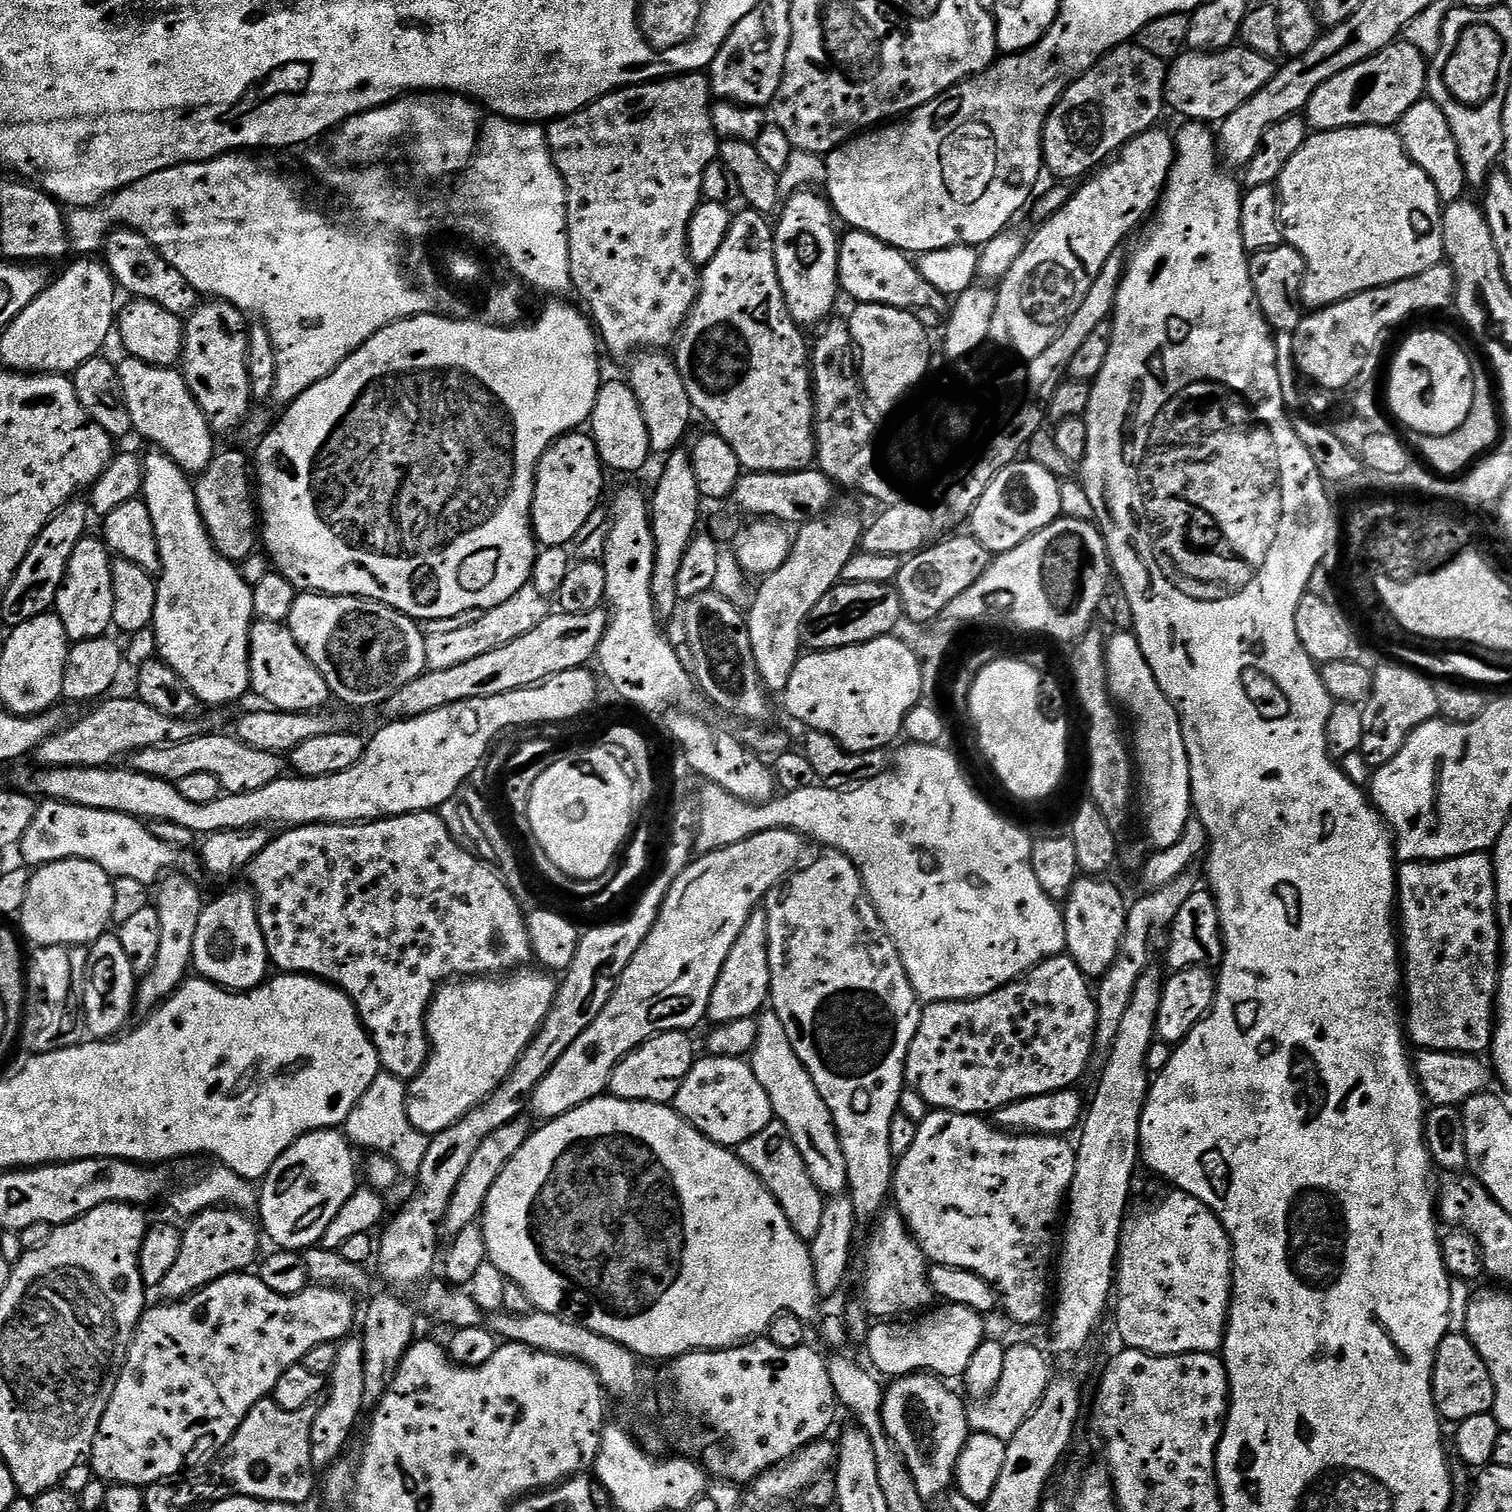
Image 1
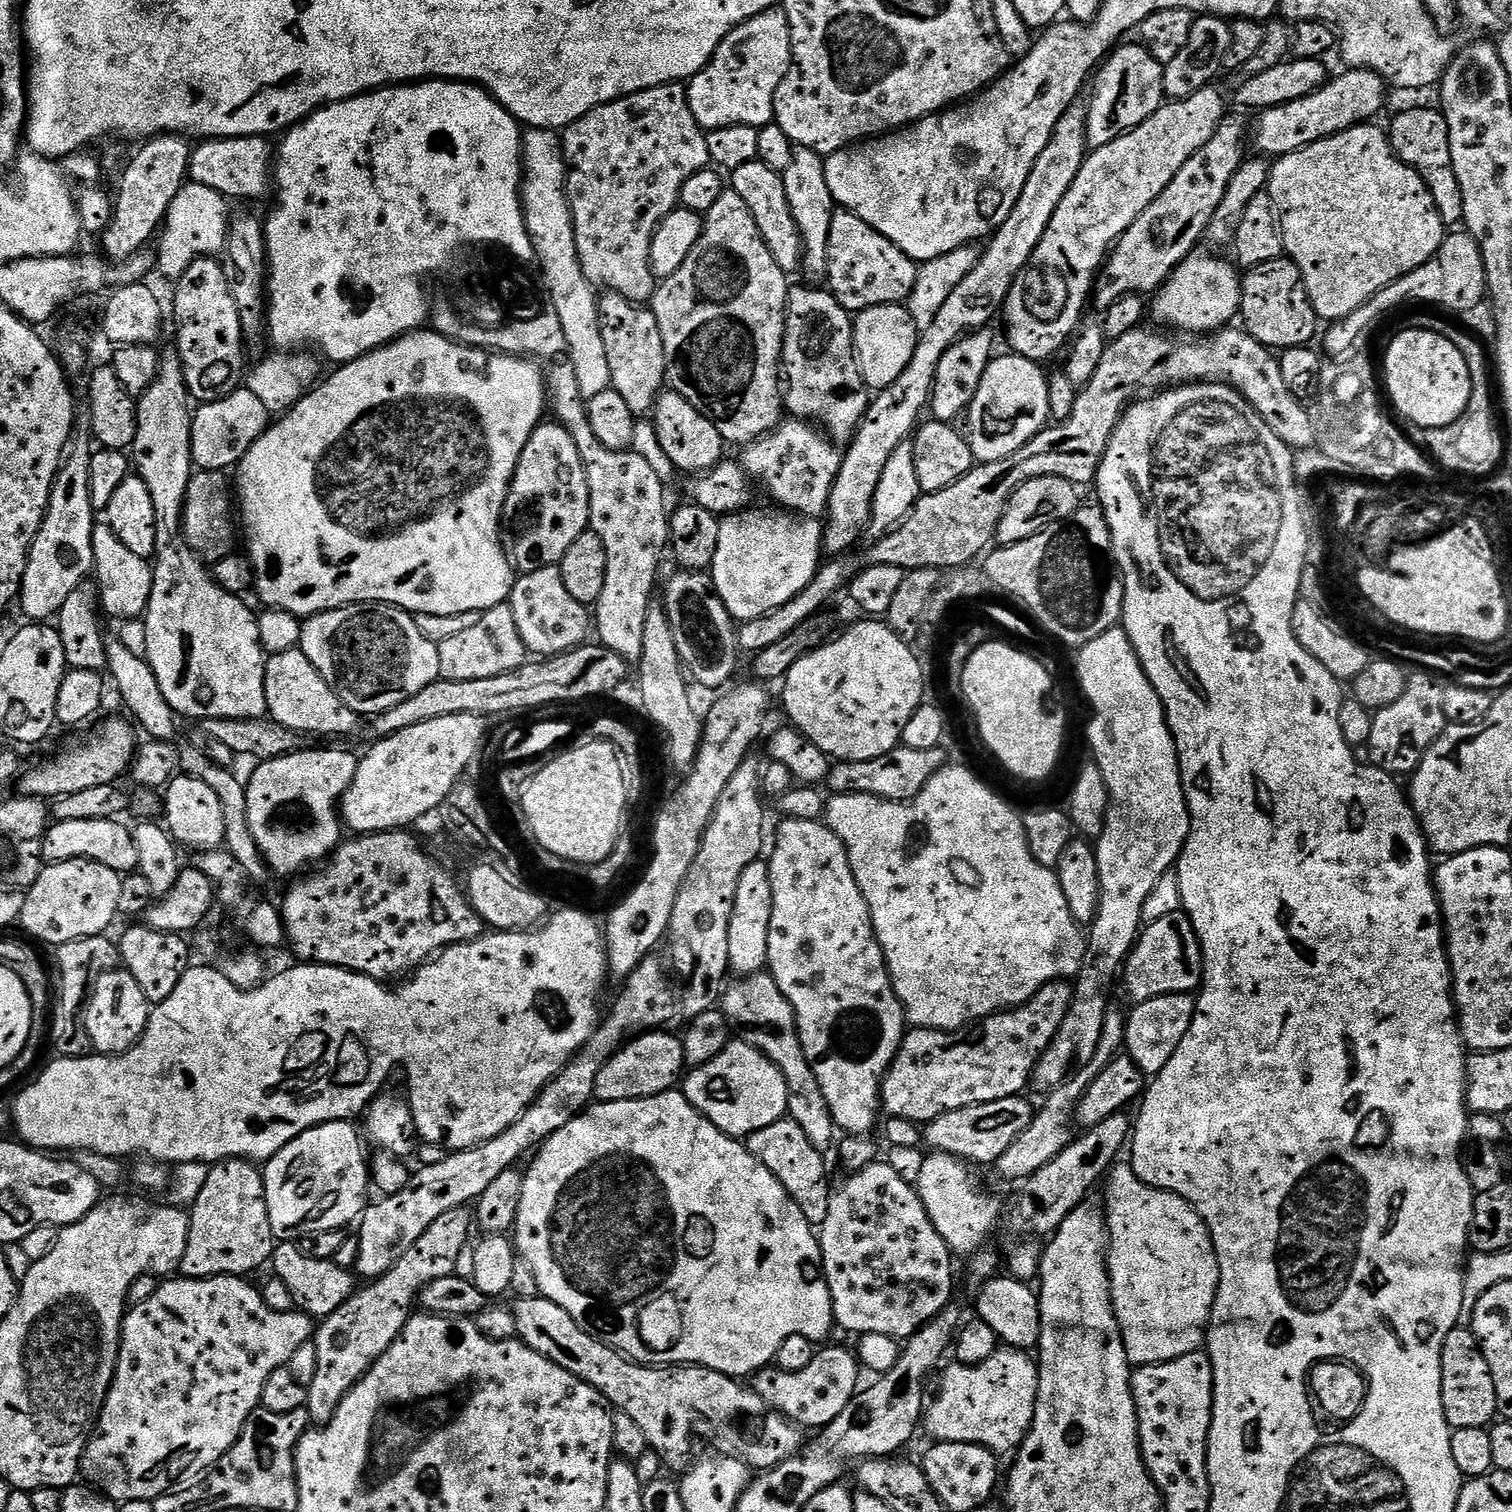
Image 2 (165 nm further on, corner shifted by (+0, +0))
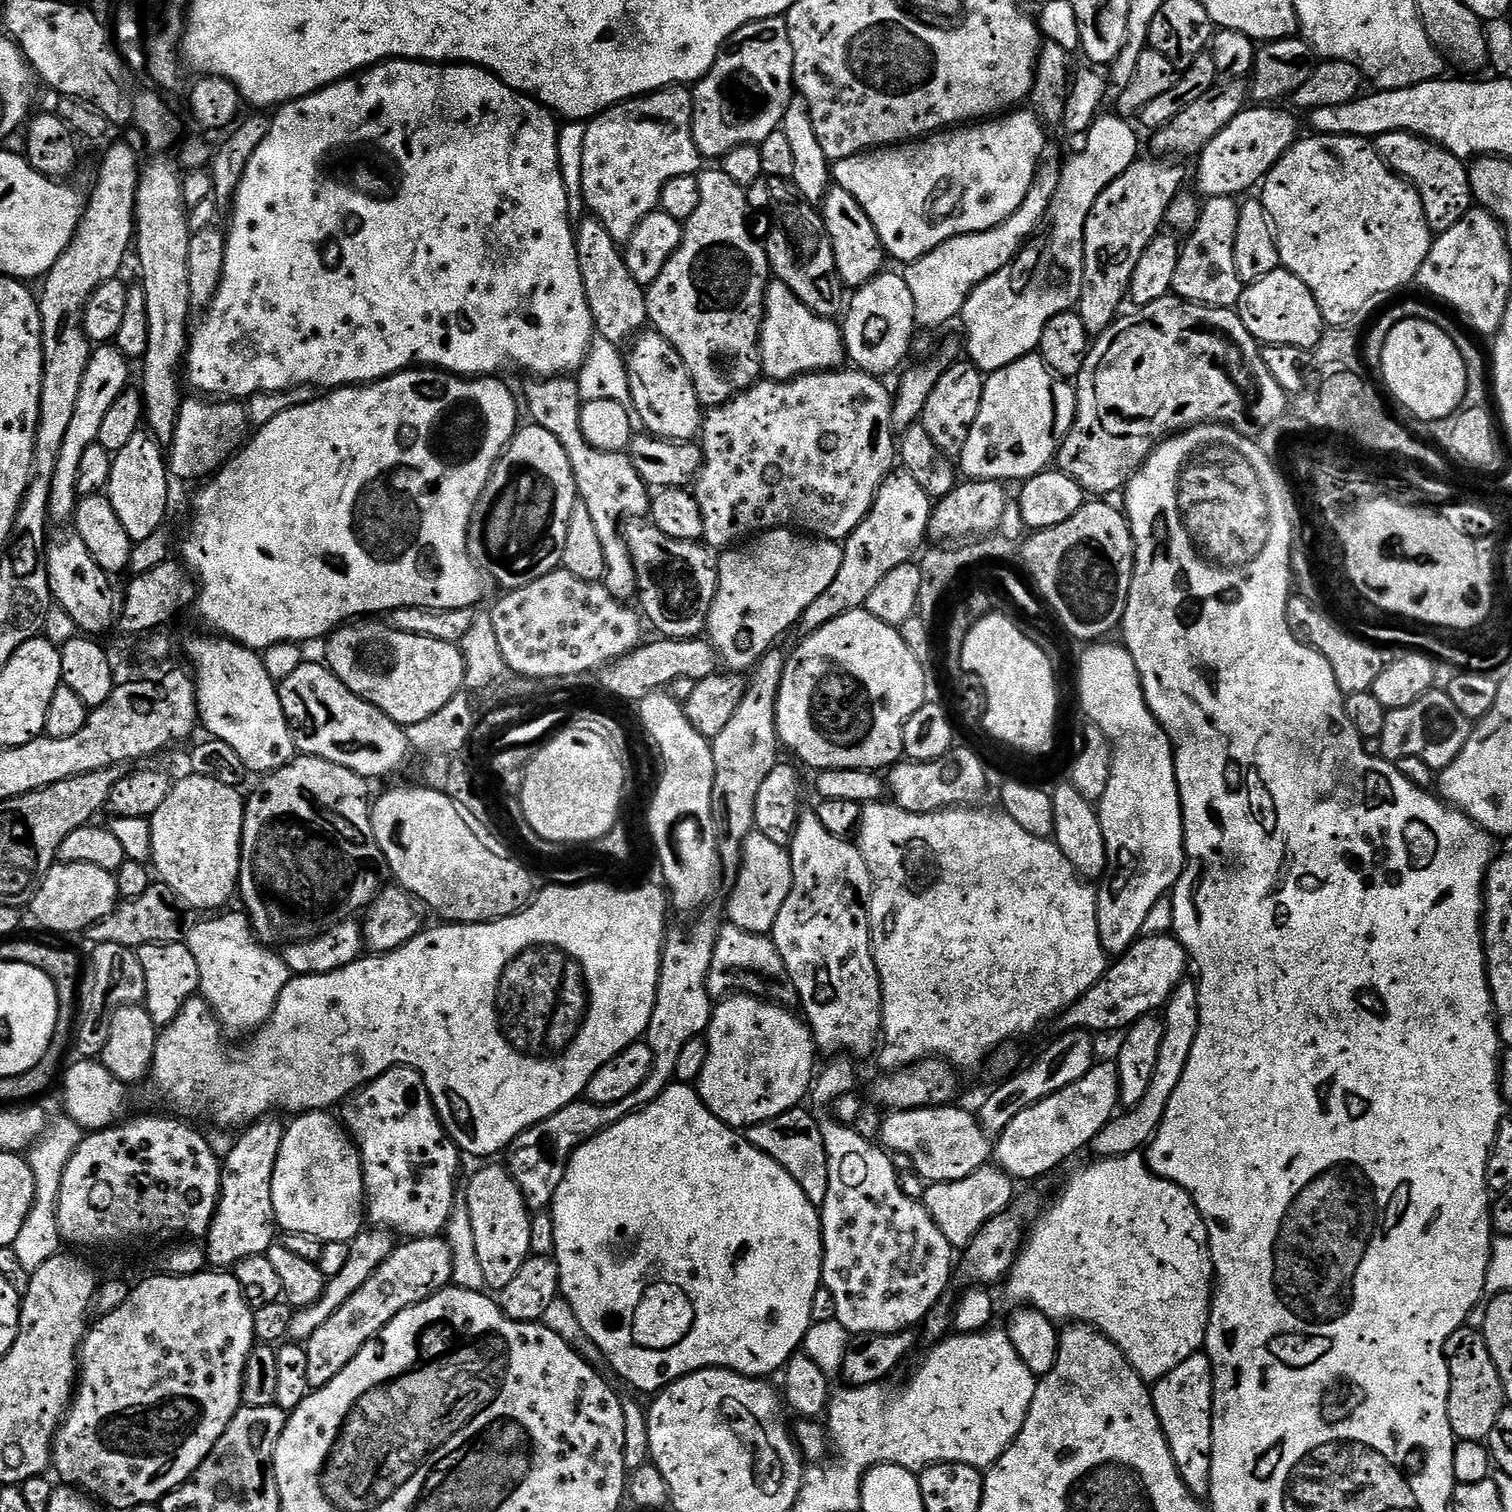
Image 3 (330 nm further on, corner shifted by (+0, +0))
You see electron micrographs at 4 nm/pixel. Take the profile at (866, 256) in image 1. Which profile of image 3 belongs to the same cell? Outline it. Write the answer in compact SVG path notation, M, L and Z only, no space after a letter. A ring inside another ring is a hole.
M835 184L830 187L822 201L820 213L827 236L830 238L831 248L834 250L835 268L847 289L860 288L883 271L886 253L881 239L878 238L869 216L861 210L857 200L848 190L843 190Z

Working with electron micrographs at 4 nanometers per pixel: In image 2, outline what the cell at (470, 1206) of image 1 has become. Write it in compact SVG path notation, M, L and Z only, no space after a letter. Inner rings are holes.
M467 1207L455 1208L453 1212L442 1214L398 1258L398 1262L385 1276L365 1283L359 1290L353 1292L334 1314L323 1317L314 1332L314 1343L318 1350L318 1371L314 1373L314 1382L308 1387L308 1419L313 1425L323 1426L334 1418L342 1398L350 1394L353 1386L361 1380L376 1360L390 1350L390 1346L402 1334L414 1315L414 1305L420 1292L430 1282L438 1278L453 1275L458 1266L458 1254L462 1254L462 1246L470 1243L468 1235L474 1232L474 1216ZM364 1288L364 1289L363 1289Z

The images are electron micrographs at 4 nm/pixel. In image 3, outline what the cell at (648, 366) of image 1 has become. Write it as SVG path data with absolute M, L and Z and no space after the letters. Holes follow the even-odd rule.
M584 218L575 225L574 231L578 266L582 270L582 286L586 290L595 331L599 339L608 340L617 346L623 345L623 340L631 341L648 324L648 298L645 285L634 282L634 274L630 274L626 266L621 245L617 244L614 238L610 238L610 234L606 234L606 226L602 226L602 222L595 218Z

